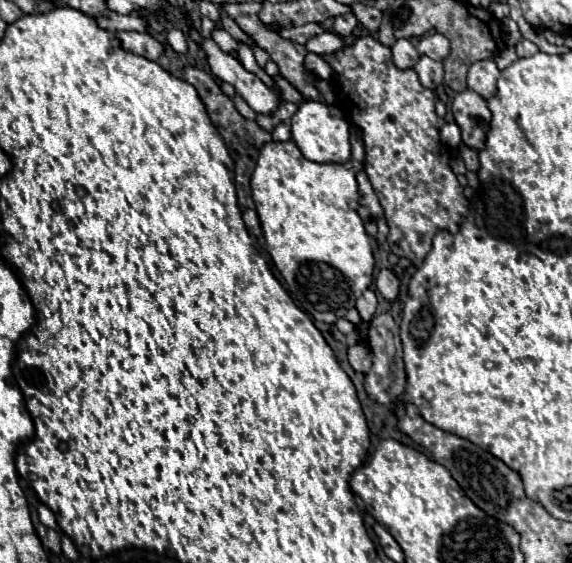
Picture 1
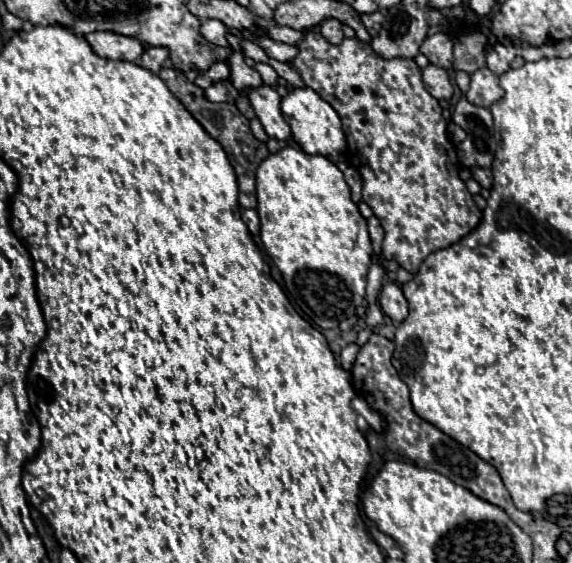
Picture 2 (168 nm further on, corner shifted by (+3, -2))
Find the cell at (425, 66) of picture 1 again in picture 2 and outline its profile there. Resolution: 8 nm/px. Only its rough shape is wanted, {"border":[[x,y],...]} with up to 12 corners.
{"border":[[428,65],[422,71],[432,97],[450,101],[454,87],[448,71]]}

